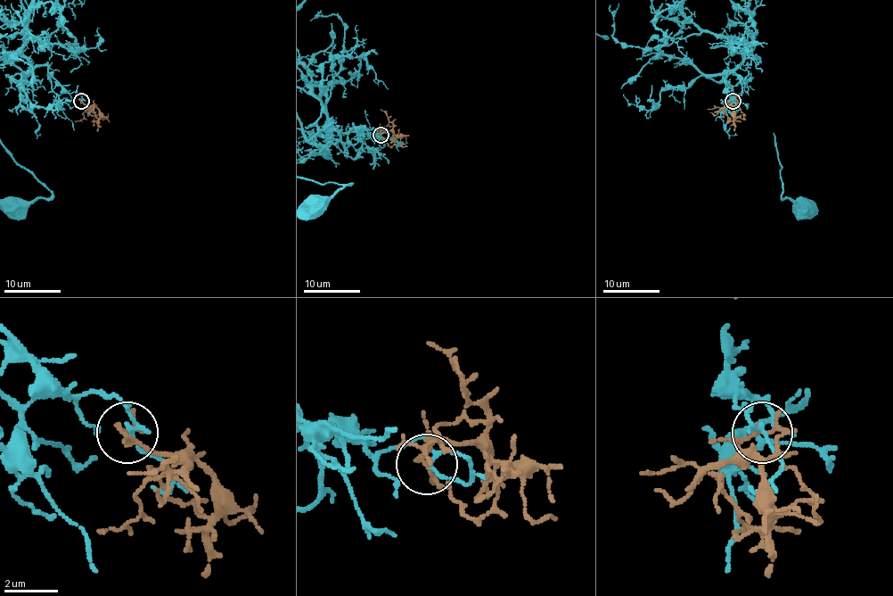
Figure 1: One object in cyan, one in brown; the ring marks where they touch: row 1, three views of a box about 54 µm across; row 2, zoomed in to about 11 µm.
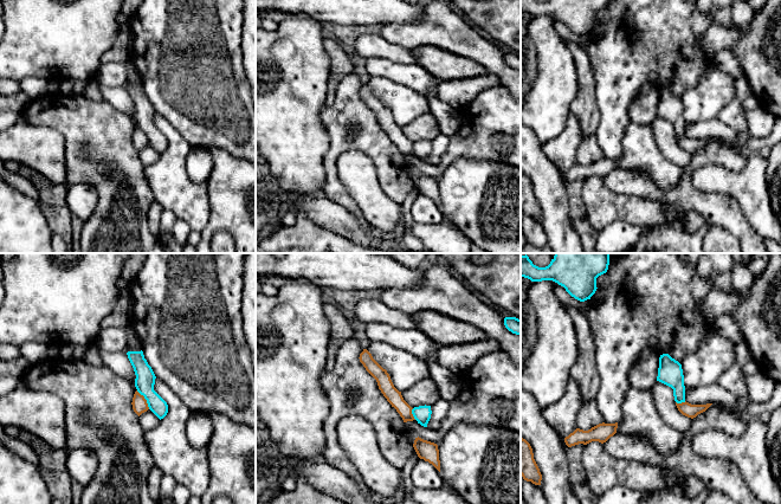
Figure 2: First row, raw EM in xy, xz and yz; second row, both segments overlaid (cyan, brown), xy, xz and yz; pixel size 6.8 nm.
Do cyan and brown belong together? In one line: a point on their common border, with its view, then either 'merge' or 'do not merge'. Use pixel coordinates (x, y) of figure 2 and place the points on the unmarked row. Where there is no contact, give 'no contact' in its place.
contact xy (144, 133); do not merge

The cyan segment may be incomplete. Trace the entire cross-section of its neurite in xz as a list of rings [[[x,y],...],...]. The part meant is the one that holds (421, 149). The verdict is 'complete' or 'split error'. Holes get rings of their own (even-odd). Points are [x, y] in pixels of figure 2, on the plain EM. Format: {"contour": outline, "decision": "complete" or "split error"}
{"contour": [[[419,141],[419,142],[414,142],[412,144],[412,149],[414,151],[414,154],[418,156],[418,159],[420,159],[424,162],[427,162],[427,159],[431,154],[431,141]]], "decision": "complete"}

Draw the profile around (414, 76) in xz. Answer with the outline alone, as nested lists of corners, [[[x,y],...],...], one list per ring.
[[[369,58],[366,60],[364,67],[369,77],[386,78],[425,96],[433,86],[439,84],[439,80],[419,64],[402,64],[382,58]]]

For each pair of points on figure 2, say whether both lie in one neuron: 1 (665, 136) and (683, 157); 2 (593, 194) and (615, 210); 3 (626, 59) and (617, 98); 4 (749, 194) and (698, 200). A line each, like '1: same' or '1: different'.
1: same
2: same
3: same
4: different

